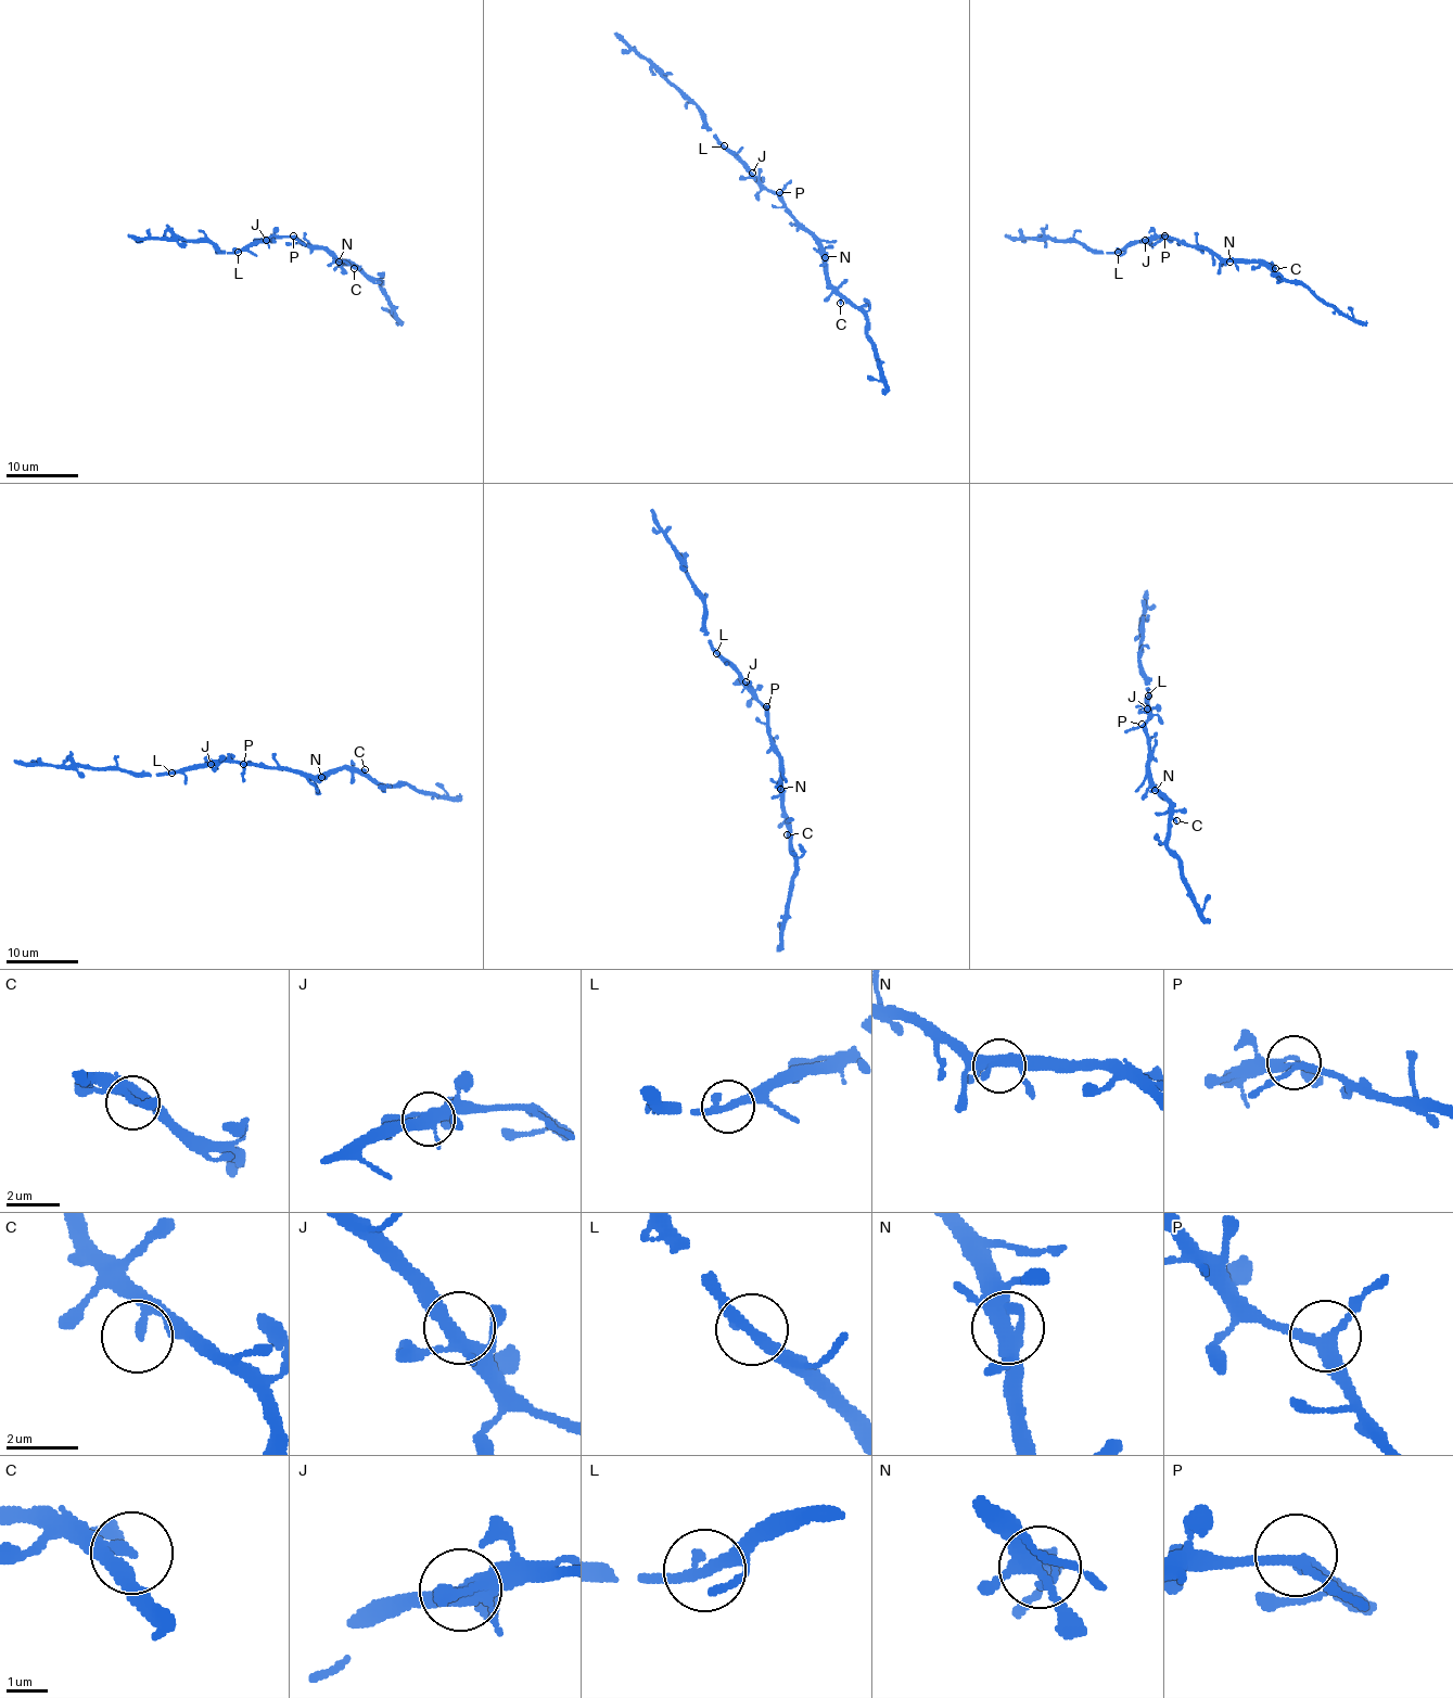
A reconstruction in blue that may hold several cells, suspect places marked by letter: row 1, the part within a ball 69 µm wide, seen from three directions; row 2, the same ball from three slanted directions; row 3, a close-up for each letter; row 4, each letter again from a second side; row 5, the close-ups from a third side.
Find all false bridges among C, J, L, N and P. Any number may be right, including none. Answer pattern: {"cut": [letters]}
{"cut": []}

